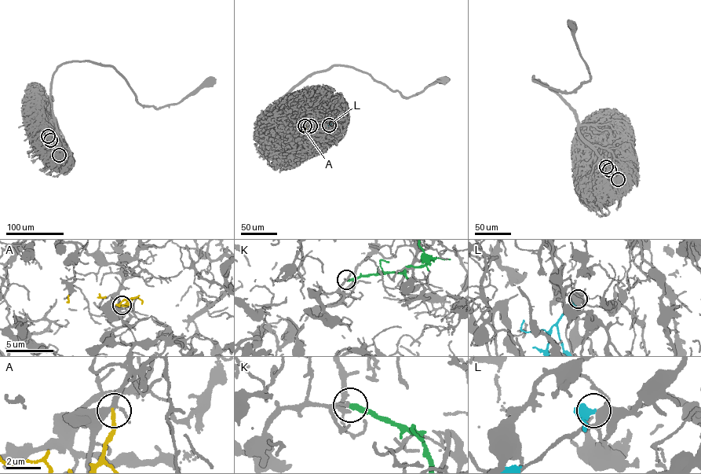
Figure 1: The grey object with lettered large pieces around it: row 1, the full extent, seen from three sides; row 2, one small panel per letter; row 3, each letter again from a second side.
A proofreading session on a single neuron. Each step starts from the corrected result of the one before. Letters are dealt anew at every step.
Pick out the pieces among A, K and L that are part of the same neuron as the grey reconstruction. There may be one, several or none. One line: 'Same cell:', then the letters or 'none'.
Same cell: A

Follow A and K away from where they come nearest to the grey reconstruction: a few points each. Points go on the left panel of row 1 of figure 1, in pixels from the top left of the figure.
A: (50, 140), (39, 148)
K: (48, 136), (54, 148)

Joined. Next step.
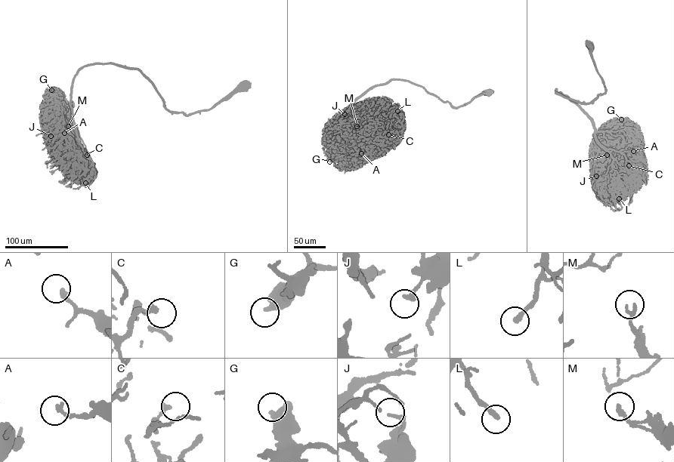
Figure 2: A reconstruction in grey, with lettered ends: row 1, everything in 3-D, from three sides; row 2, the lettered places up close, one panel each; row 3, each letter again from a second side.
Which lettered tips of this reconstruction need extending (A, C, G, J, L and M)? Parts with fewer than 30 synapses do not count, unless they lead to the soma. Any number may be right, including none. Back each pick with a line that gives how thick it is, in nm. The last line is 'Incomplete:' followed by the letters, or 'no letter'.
L: 240 nm
Incomplete: L

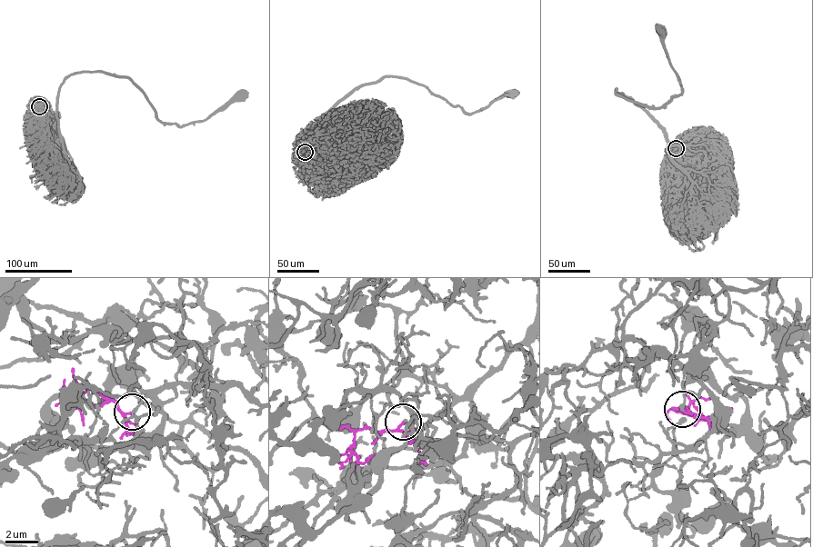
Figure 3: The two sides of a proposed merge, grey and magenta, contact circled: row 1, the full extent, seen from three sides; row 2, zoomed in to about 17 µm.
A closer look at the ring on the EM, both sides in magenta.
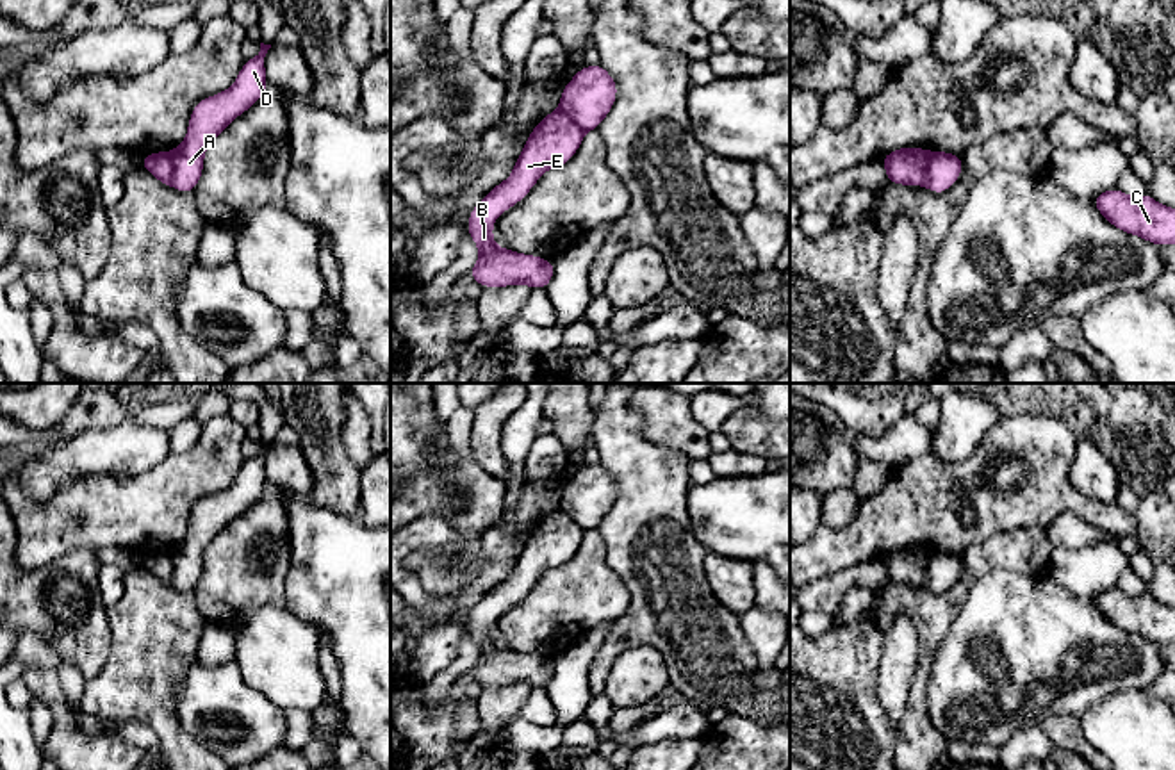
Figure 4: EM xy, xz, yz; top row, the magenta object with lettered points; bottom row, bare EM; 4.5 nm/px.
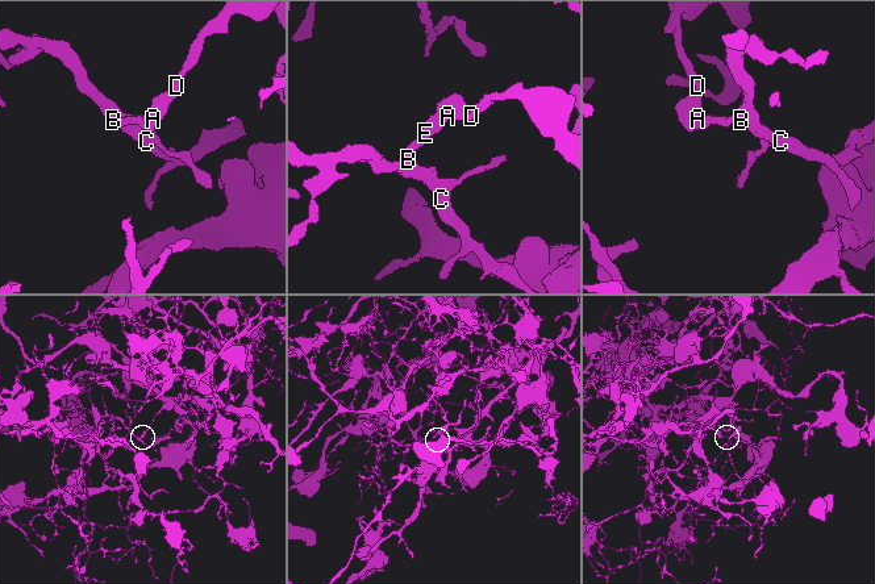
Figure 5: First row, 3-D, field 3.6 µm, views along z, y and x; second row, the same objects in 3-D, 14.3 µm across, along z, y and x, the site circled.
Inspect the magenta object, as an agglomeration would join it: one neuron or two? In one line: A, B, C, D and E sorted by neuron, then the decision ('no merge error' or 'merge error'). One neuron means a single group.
A D / B C E | merge error

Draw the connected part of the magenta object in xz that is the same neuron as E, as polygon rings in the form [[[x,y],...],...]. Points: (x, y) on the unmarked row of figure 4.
[[[560,508],[544,515],[530,531],[512,574],[497,583],[471,610],[467,633],[478,643],[478,663],[467,670],[481,686],[530,684],[547,688],[553,659],[497,647],[492,626],[499,613],[517,604],[551,567],[569,561],[579,549],[585,531]]]

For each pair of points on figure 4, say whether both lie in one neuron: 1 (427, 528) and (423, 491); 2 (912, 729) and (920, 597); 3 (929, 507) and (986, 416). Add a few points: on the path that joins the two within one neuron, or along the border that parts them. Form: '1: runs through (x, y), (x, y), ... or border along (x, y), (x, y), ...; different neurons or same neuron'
1: border along (409, 523), (428, 514), (441, 514), (462, 535); different neurons
2: runs through (917, 697), (926, 651), (926, 630); same neuron
3: border along (988, 432), (961, 460), (940, 460), (931, 453); different neurons

